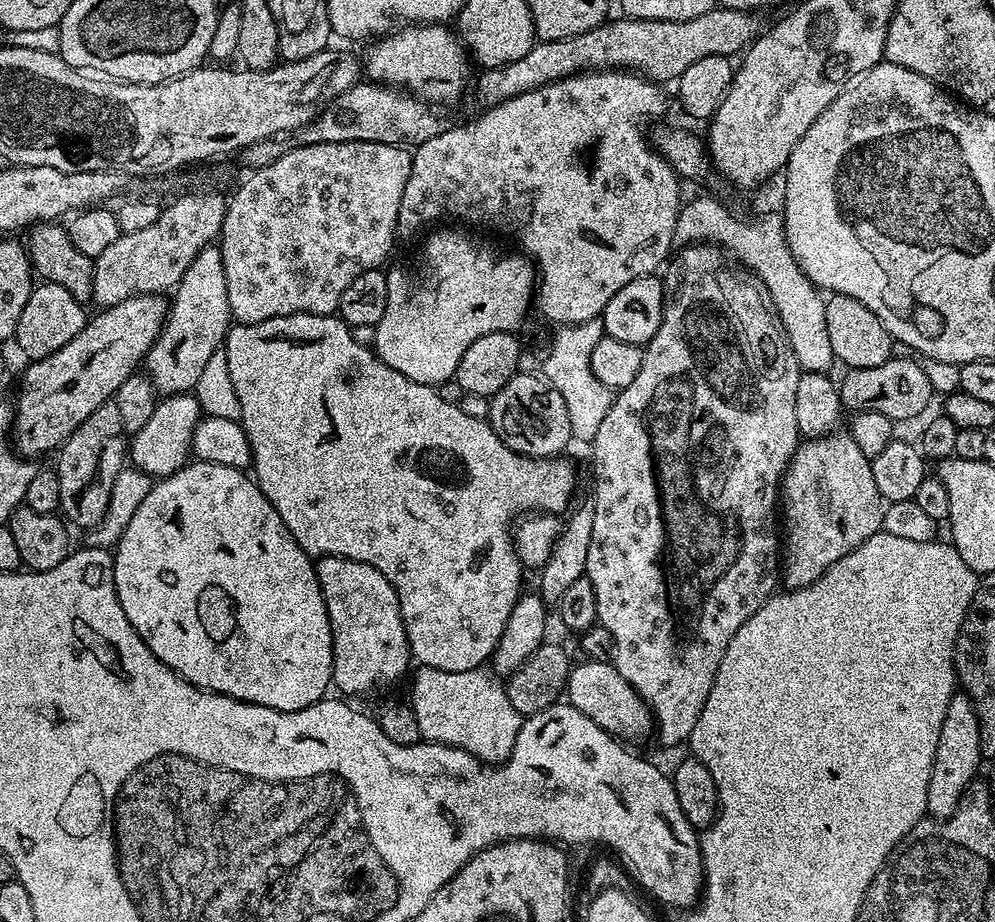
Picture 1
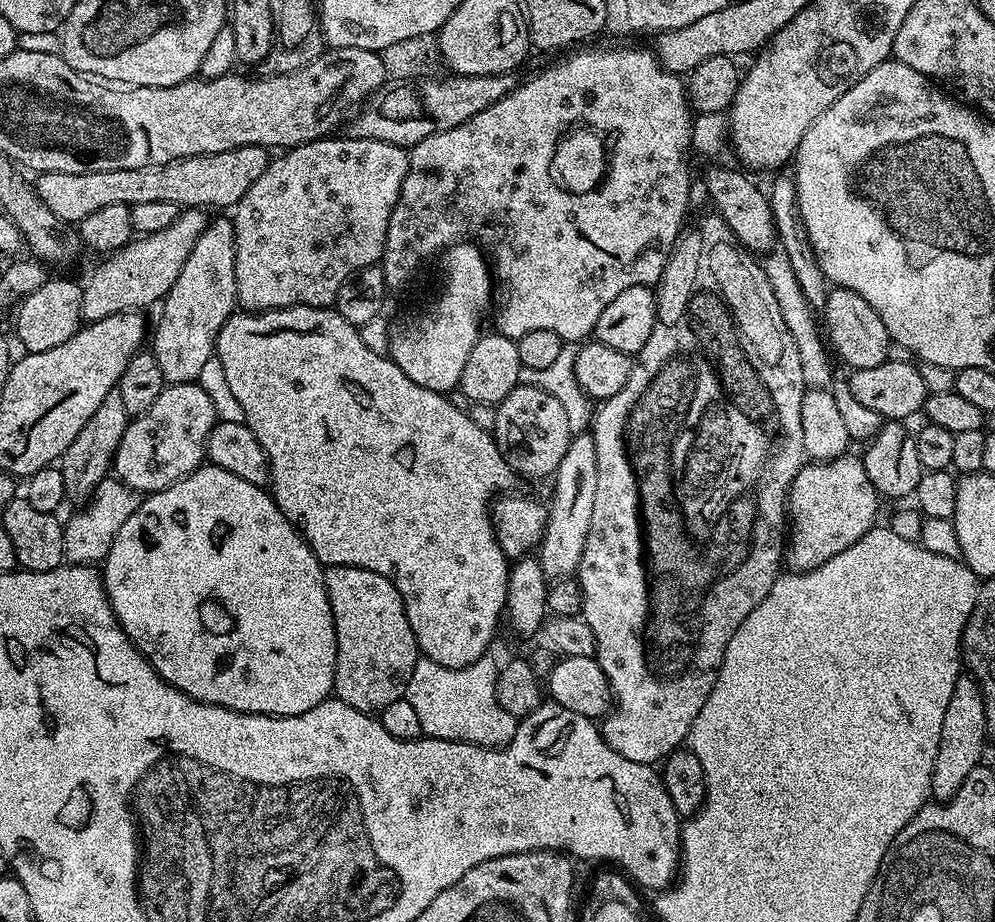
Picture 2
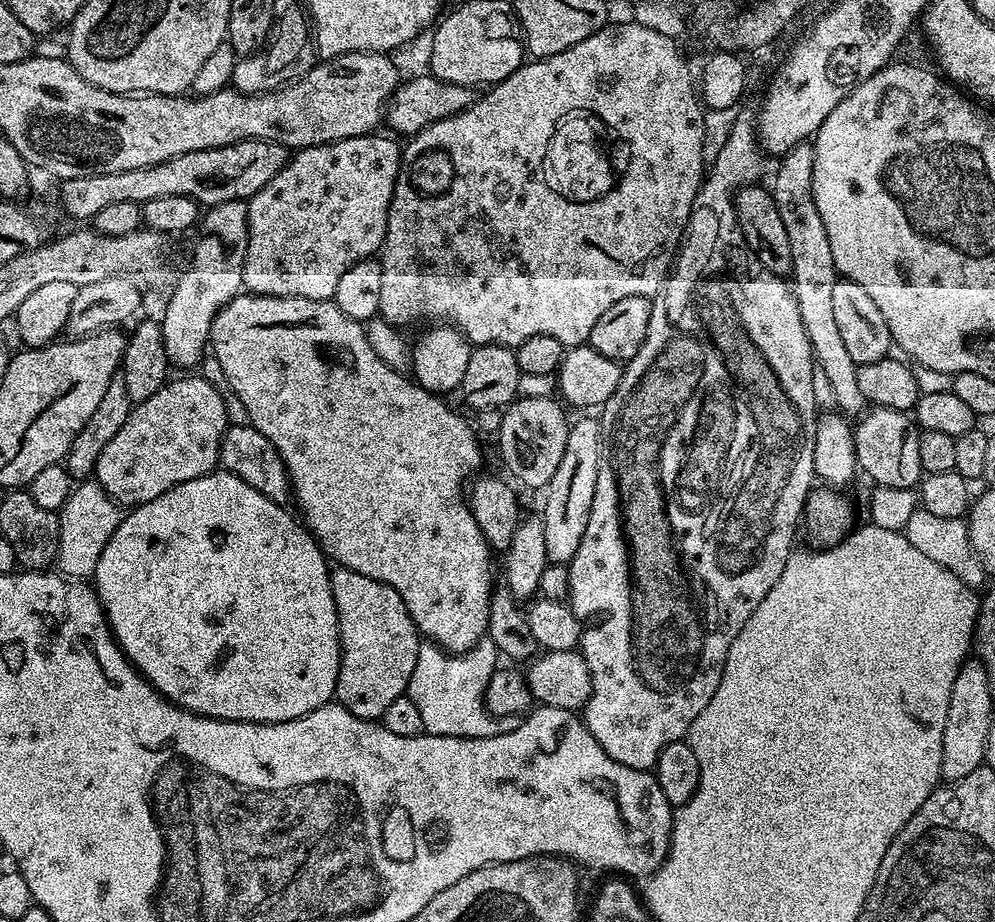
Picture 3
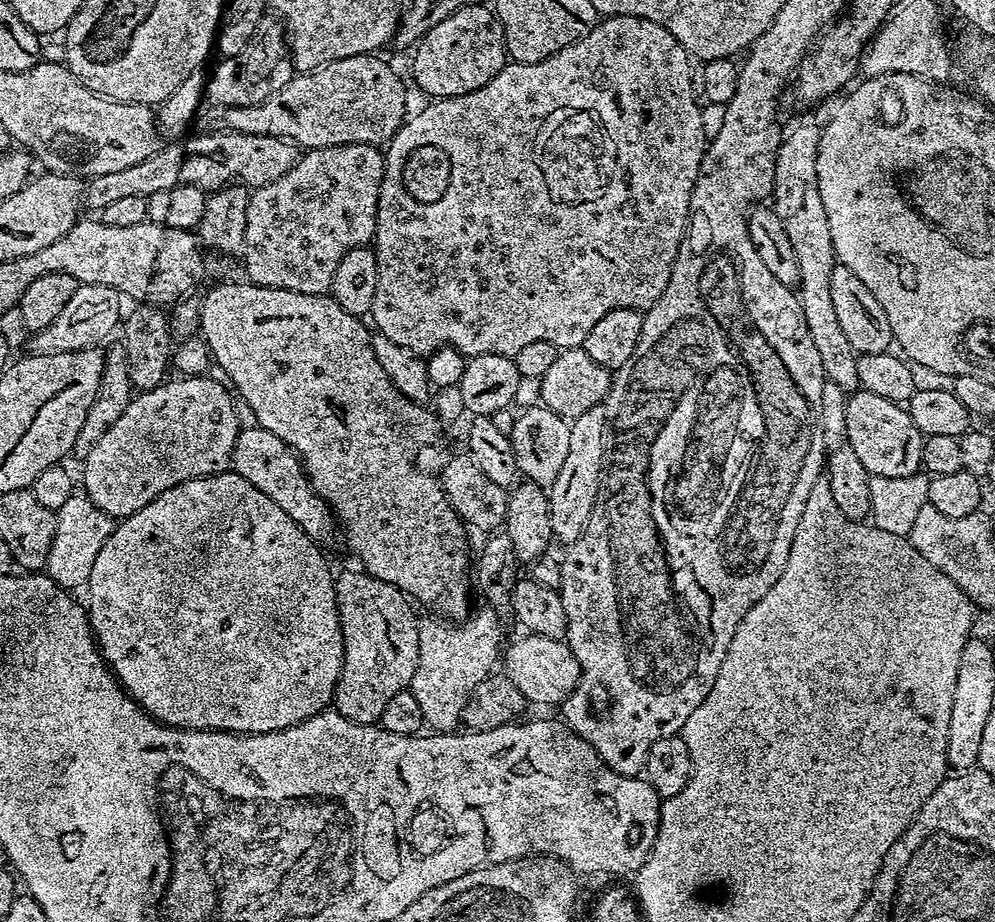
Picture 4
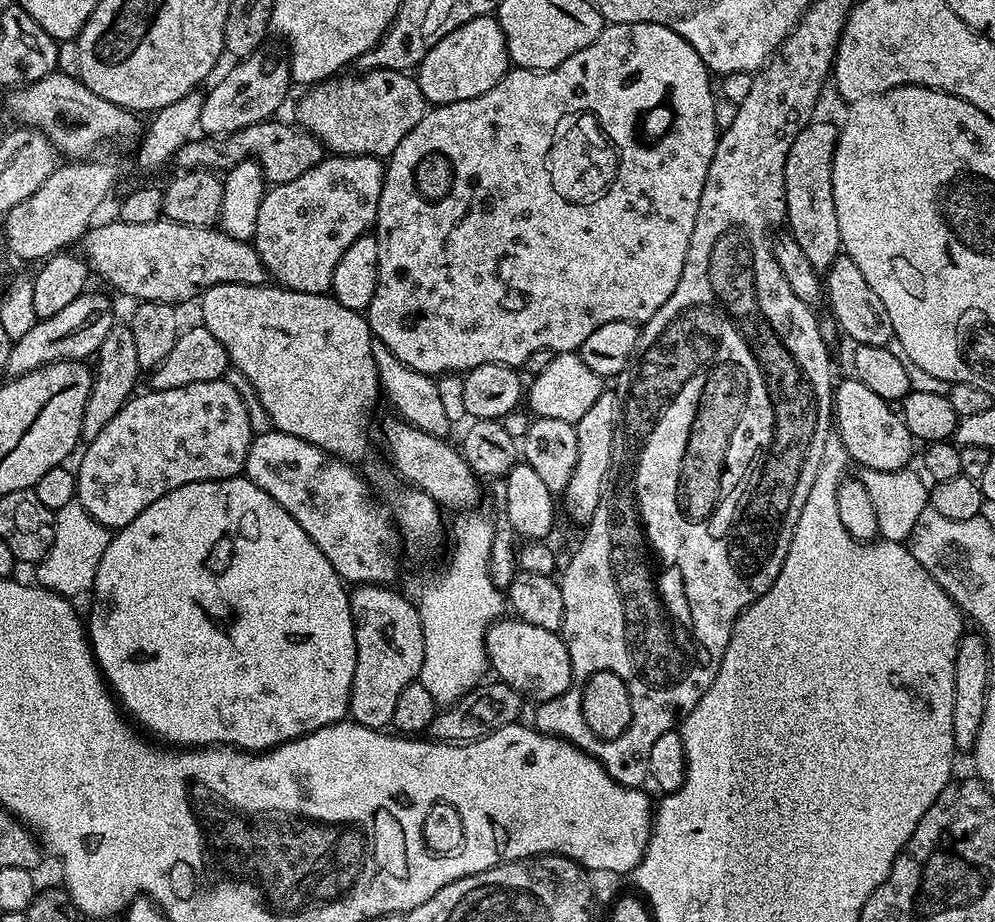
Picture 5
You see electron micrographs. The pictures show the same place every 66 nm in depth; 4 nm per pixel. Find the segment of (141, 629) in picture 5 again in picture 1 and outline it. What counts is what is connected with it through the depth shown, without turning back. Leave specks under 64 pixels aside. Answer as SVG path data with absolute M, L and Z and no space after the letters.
M196 460L185 464L174 474L157 479L150 494L146 494L142 506L134 510L130 526L126 526L122 538L114 546L114 586L118 602L122 602L126 618L130 618L130 626L134 626L142 642L150 646L154 658L158 658L196 688L258 706L270 706L283 712L302 710L325 699L327 692L324 691L332 684L332 631L330 618L326 614L326 602L322 598L322 590L316 577L313 557L302 546L298 546L294 534L286 530L286 522L282 522L278 510L270 506L266 494L262 494L255 479L247 471Z

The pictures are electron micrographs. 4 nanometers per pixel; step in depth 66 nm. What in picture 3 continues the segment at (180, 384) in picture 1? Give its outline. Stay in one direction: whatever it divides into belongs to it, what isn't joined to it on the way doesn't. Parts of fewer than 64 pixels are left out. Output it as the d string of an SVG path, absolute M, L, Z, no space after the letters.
M231 200L221 204L211 205L203 213L202 228L208 236L204 236L196 244L192 252L192 265L180 276L176 289L168 296L168 305L164 308L164 317L159 317L158 323L162 330L162 342L168 355L169 365L176 364L180 370L192 370L204 360L206 349L210 344L212 323L218 310L231 302L235 296L241 295L244 288L244 255L248 245L248 206L245 201Z

